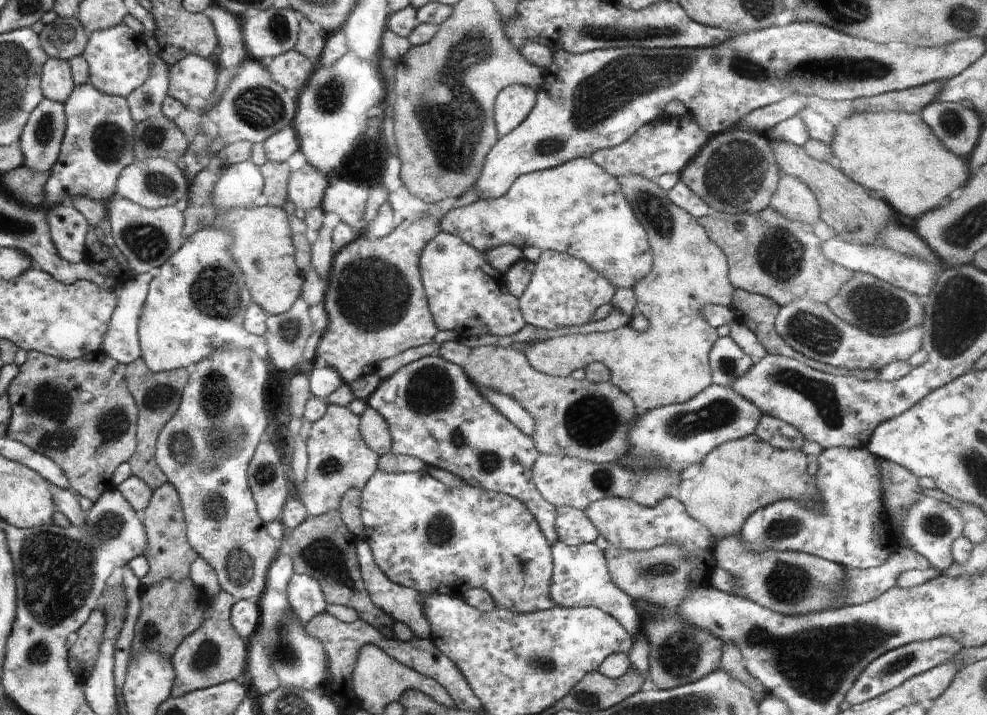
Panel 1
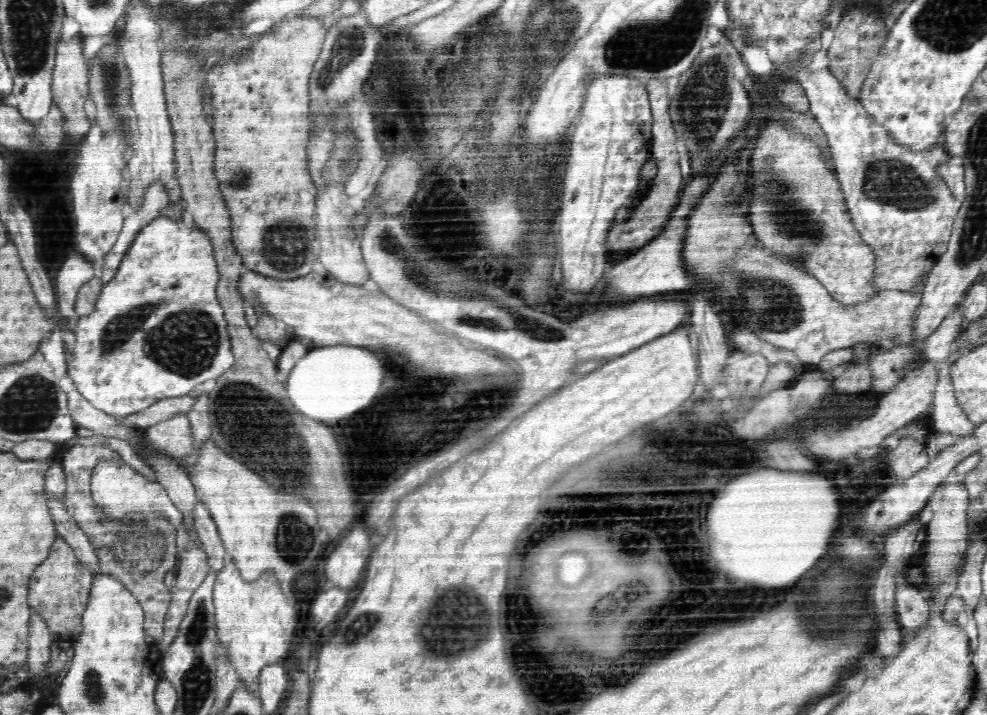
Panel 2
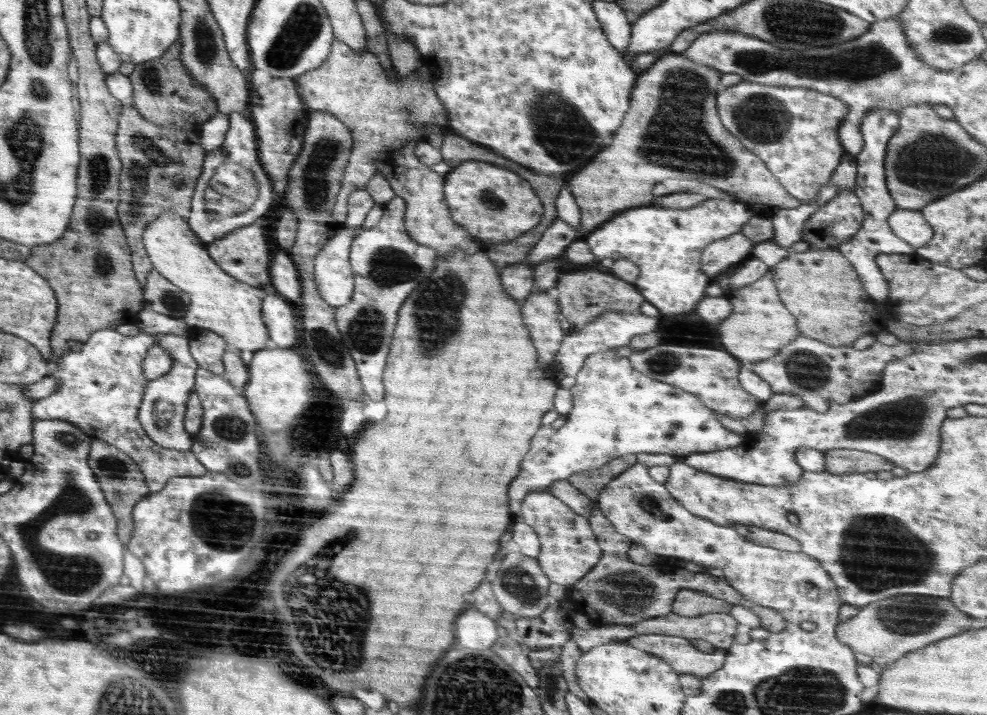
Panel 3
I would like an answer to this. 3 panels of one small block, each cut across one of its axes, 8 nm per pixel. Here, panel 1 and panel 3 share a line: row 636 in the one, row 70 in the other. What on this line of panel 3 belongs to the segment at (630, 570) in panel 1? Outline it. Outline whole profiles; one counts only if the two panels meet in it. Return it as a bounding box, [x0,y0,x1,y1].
[567,52,802,236]

